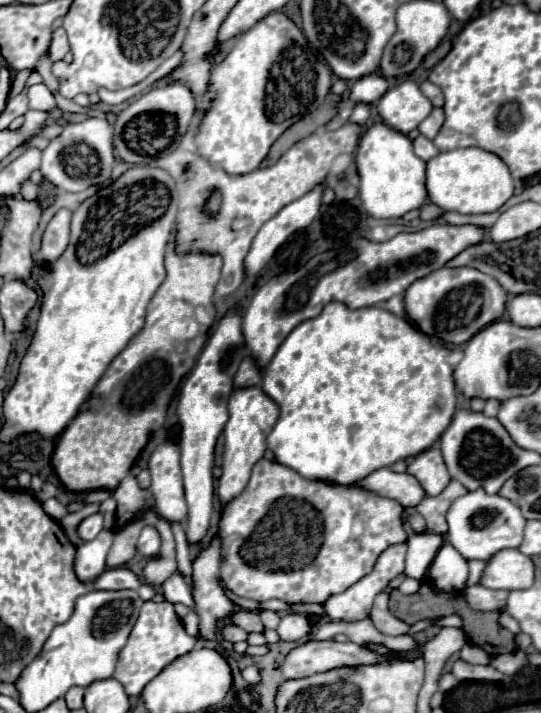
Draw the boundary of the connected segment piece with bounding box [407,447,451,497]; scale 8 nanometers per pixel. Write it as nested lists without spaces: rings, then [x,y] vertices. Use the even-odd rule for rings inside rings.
[[[431,447],[431,449],[419,453],[411,461],[407,471],[423,485],[423,489],[427,491],[429,497],[439,495],[451,481],[445,461],[441,457],[441,451],[437,447]]]

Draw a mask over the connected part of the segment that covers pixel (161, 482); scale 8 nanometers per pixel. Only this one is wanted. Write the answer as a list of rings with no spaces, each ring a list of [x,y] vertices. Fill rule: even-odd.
[[[173,443],[159,445],[149,459],[153,509],[169,523],[187,519],[187,503],[183,497],[183,481],[179,467],[179,447]]]

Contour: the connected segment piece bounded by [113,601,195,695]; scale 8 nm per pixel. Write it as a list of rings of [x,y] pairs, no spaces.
[[[147,601],[141,607],[139,619],[129,635],[127,645],[119,653],[119,663],[115,669],[115,679],[125,687],[127,695],[141,695],[145,685],[161,673],[163,667],[167,667],[173,659],[179,655],[191,651],[195,647],[195,637],[189,637],[179,621],[179,617],[173,611],[173,605],[167,601]]]

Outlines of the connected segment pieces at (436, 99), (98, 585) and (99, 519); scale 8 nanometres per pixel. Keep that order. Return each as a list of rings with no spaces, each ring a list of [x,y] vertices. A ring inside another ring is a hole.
[[[423,81],[421,83],[421,91],[429,97],[429,101],[435,105],[435,107],[441,107],[443,105],[443,93],[437,85],[433,85],[431,81]]]
[[[115,567],[115,569],[105,569],[93,583],[91,589],[139,589],[141,581],[139,577],[125,569],[125,567]]]
[[[95,513],[95,515],[89,515],[85,517],[79,527],[77,527],[77,533],[83,541],[91,541],[95,539],[99,533],[103,531],[103,515],[101,513]]]

